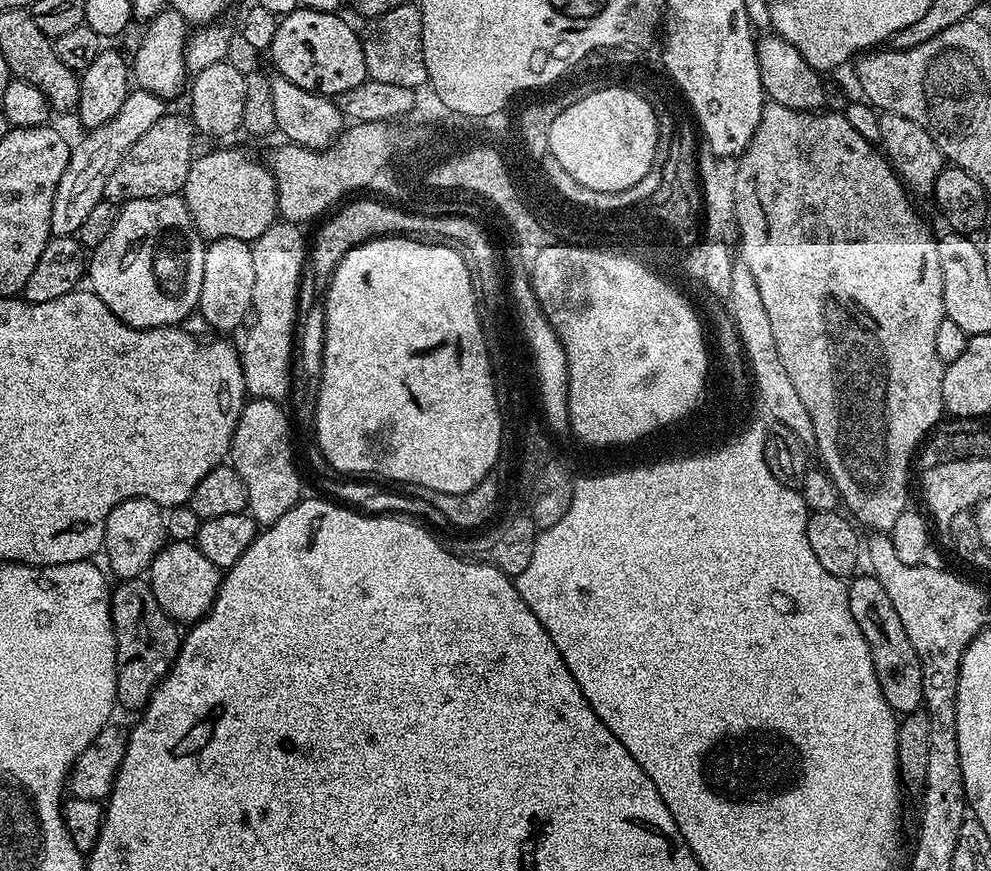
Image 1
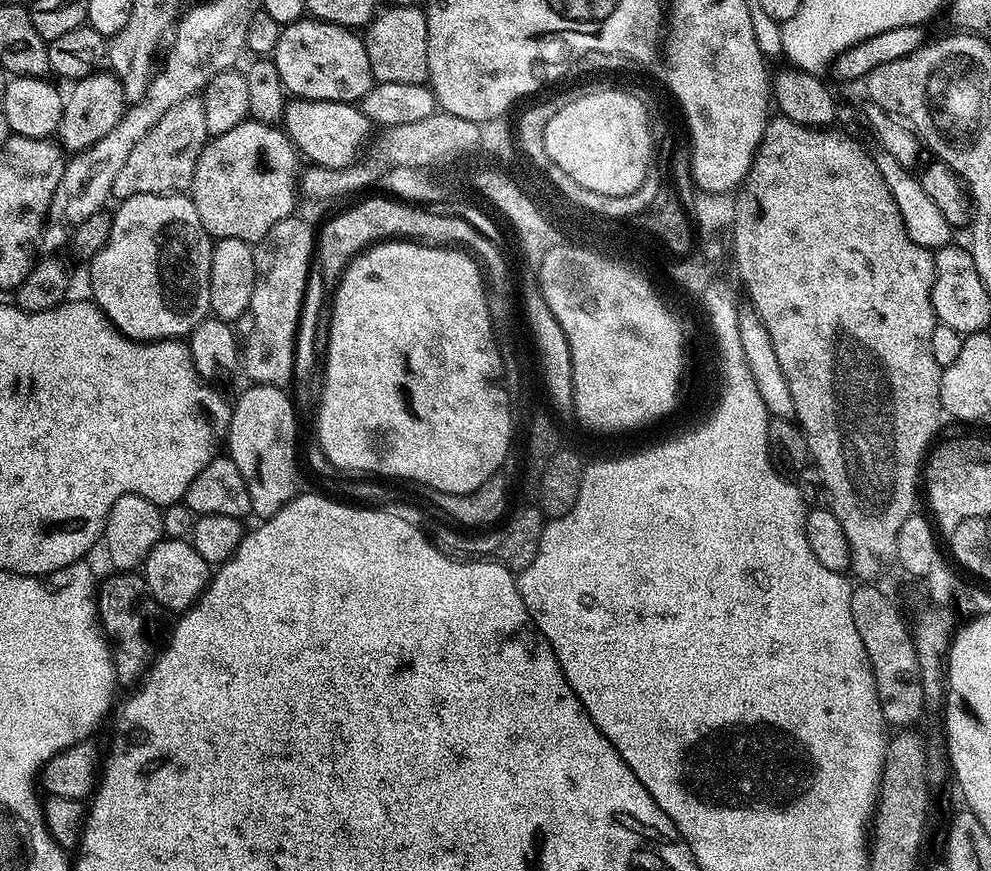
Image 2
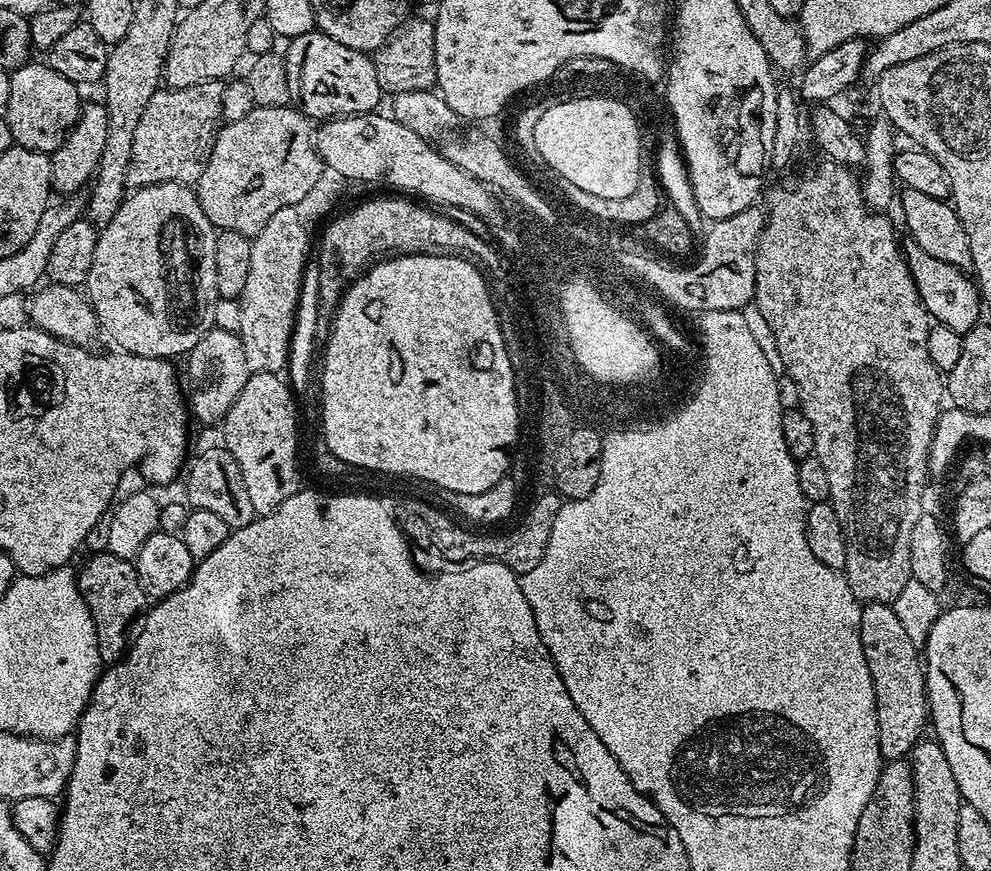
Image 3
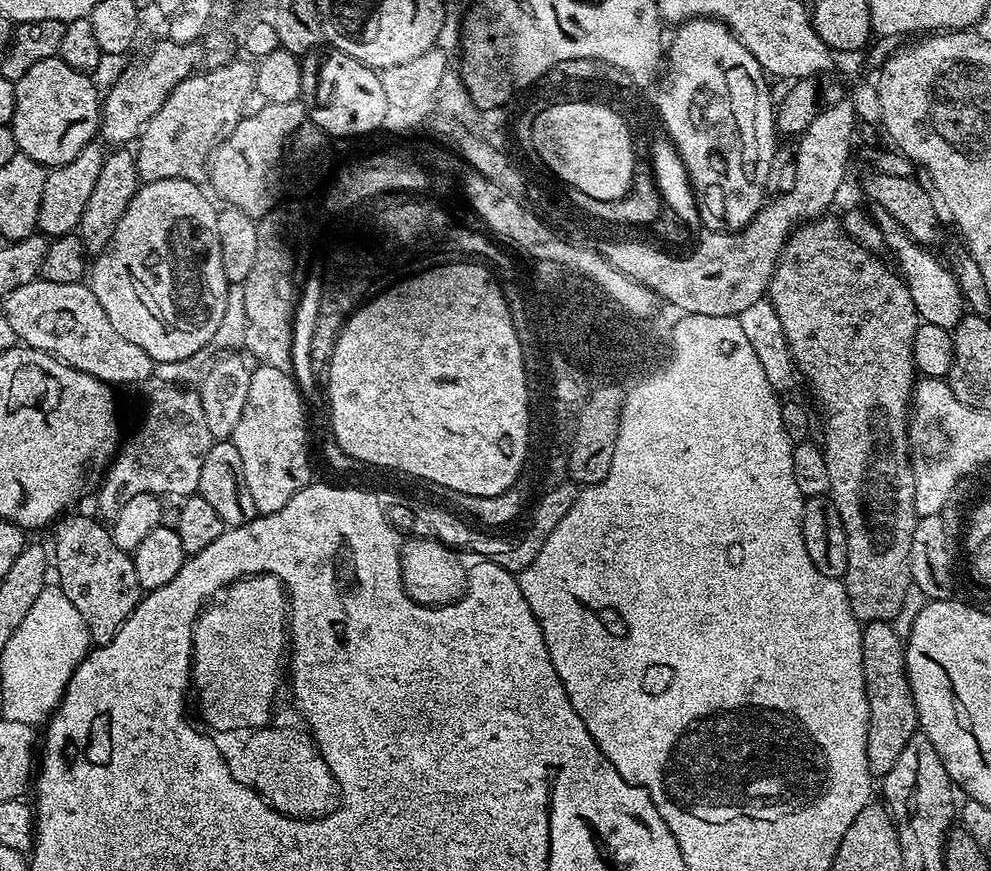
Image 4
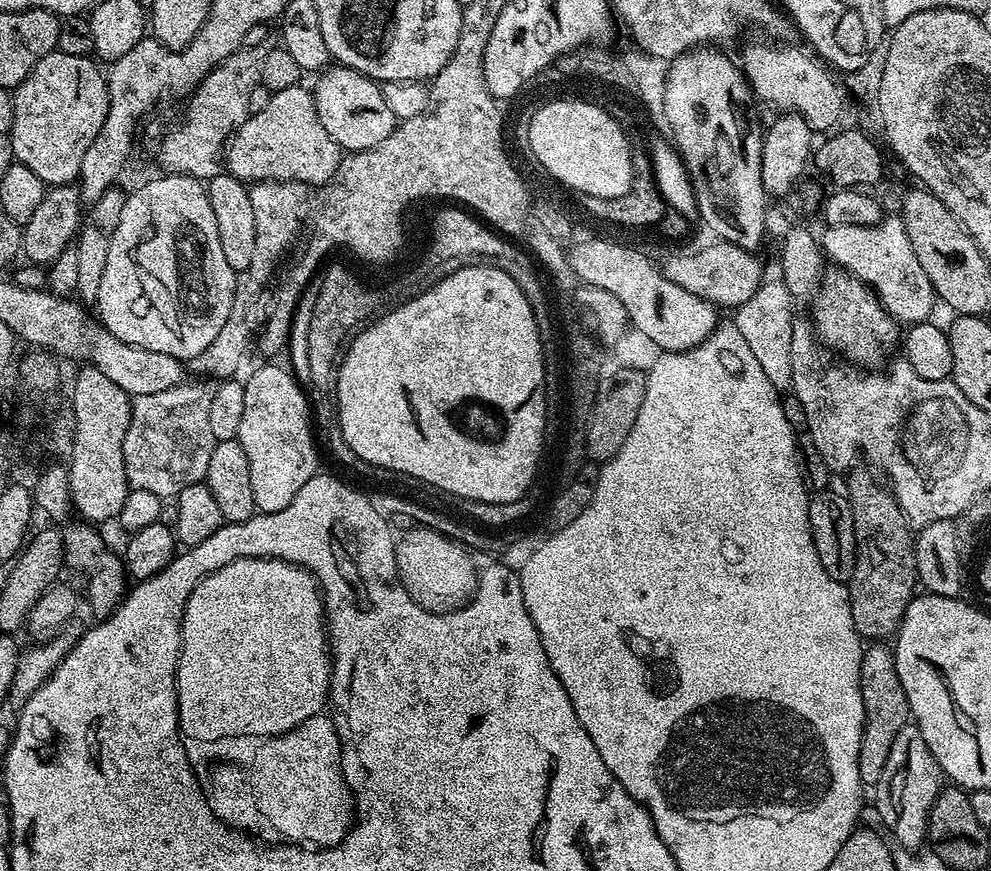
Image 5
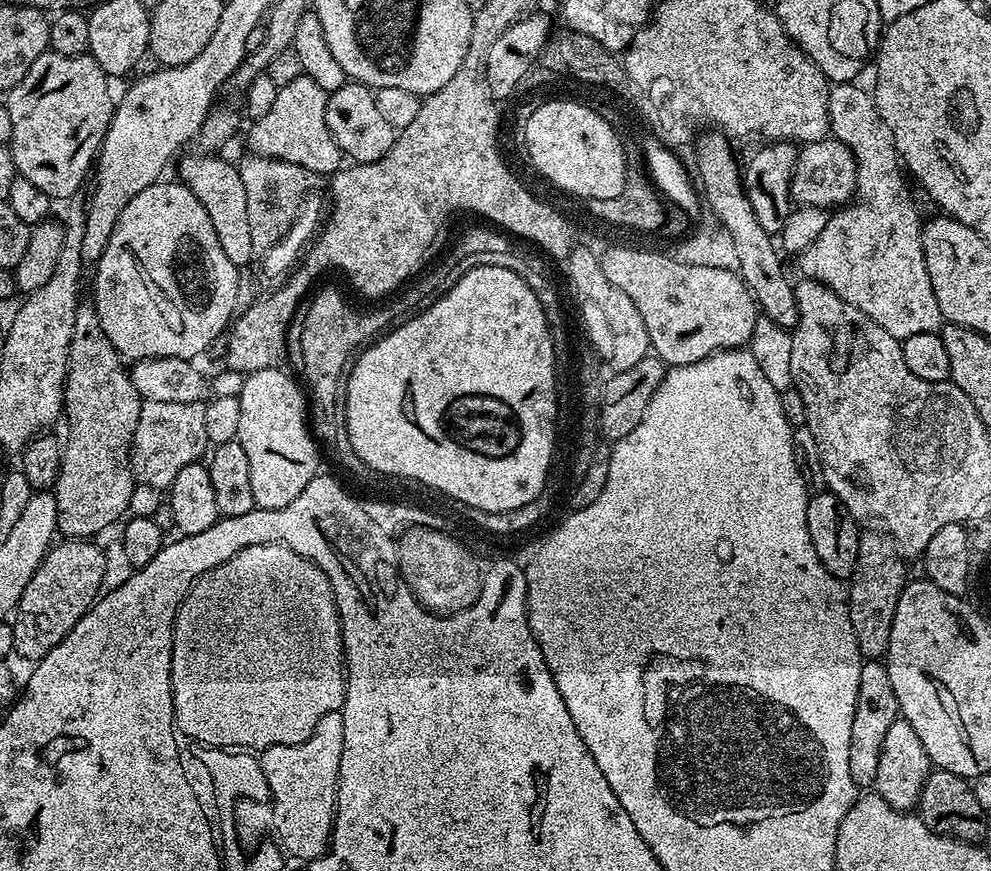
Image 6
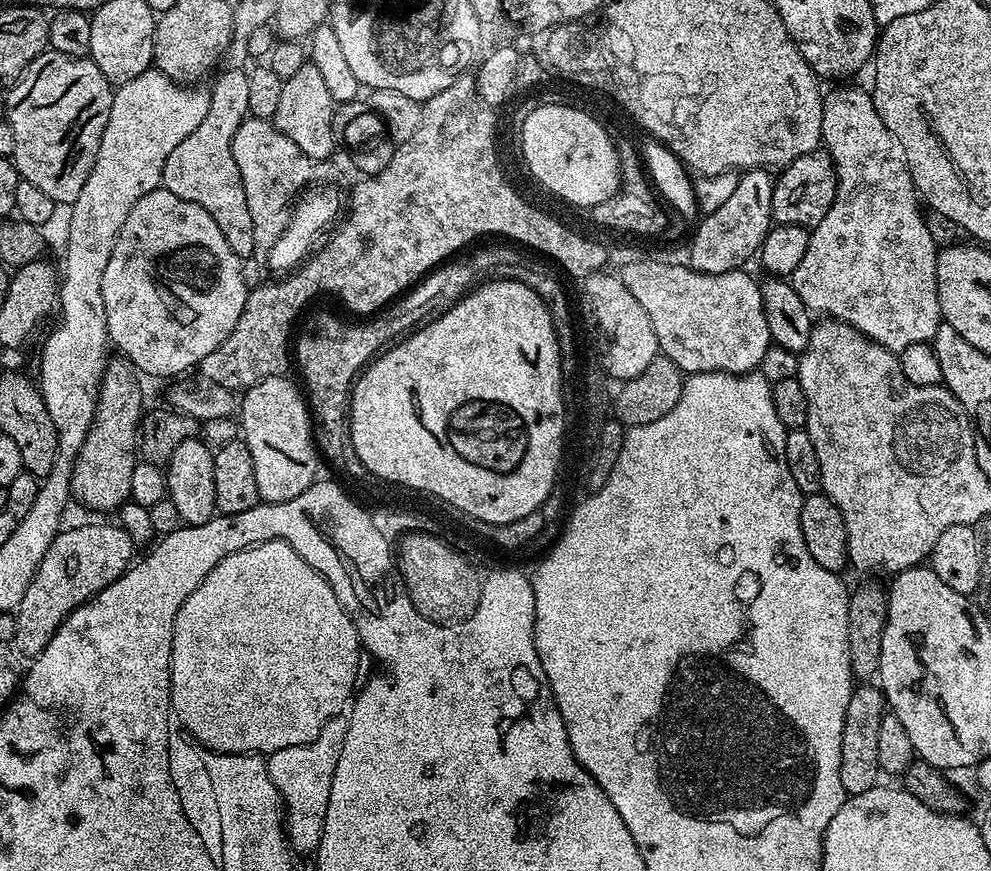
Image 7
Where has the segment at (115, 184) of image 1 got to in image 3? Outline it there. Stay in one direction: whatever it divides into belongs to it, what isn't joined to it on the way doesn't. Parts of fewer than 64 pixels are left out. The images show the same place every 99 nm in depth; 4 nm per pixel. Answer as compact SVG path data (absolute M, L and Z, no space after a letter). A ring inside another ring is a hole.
M207 80L194 86L181 88L161 87L160 91L146 102L146 110L142 110L142 119L134 129L134 146L130 150L130 166L128 167L128 182L133 189L176 182L178 184L195 185L200 179L202 170L206 170L206 162L210 158L212 141L215 140L222 124L222 94L224 80Z

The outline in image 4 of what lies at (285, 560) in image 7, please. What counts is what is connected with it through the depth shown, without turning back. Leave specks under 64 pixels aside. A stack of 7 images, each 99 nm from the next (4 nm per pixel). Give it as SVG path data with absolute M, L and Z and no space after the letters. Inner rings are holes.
M245 576L242 580L235 580L233 584L223 589L205 607L201 612L196 625L192 631L192 682L191 687L194 689L194 704L200 707L198 710L199 717L206 722L210 722L210 726L216 730L225 728L226 730L238 730L238 726L254 726L258 727L264 716L273 719L274 709L277 707L276 695L280 692L280 679L286 676L286 653L290 648L290 637L288 634L288 593L284 590L284 583L277 576Z

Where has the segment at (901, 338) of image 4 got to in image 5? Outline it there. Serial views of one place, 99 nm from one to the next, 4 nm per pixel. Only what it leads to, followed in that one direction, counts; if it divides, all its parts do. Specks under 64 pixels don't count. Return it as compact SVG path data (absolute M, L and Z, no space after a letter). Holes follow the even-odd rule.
M835 266L829 267L829 269L829 272L827 269L821 275L820 291L810 301L810 307L812 307L810 323L816 339L833 353L841 352L841 354L836 354L847 358L853 365L879 365L876 363L895 344L897 347L898 341L901 339L902 332L898 327L897 320L883 308L875 292L868 285L862 283L857 276L852 276L844 269ZM856 472L849 478L848 489L846 489L848 501L852 503L854 538L856 539L854 574L846 587L848 597L852 600L850 610L854 618L854 626L860 637L868 642L884 642L887 641L887 636L888 639L895 637L902 618L906 614L906 606L918 592L913 529L910 527L908 519L902 514L896 497L879 479L877 480L868 472Z

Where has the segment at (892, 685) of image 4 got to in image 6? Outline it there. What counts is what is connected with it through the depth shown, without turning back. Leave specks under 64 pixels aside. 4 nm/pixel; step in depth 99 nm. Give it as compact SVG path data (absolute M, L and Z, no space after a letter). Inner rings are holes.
M865 659L858 674L858 702L854 706L854 722L850 725L850 778L857 789L868 790L875 785L882 742L886 742L886 733L899 716L900 703L894 698L887 667L880 660Z

